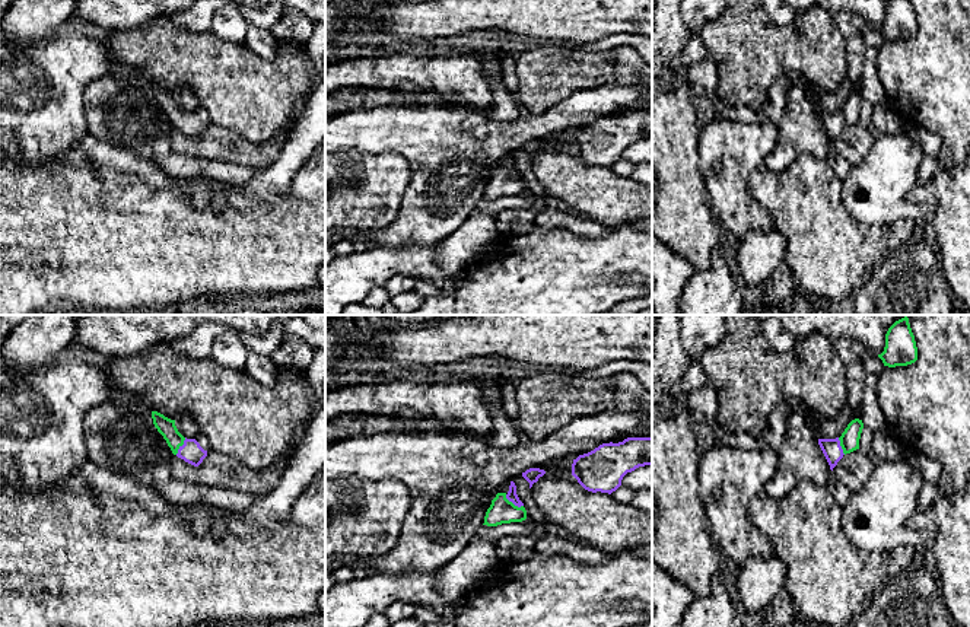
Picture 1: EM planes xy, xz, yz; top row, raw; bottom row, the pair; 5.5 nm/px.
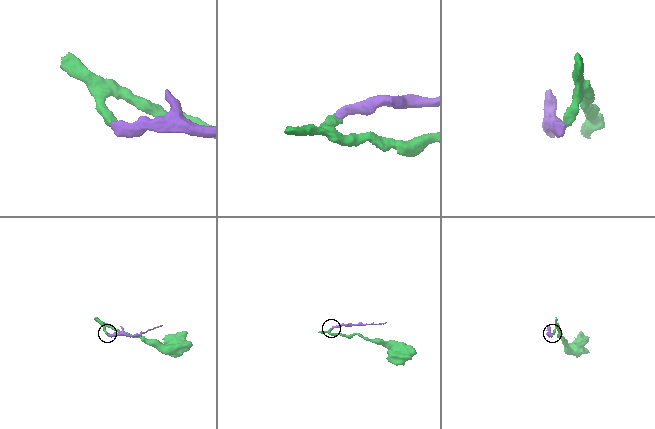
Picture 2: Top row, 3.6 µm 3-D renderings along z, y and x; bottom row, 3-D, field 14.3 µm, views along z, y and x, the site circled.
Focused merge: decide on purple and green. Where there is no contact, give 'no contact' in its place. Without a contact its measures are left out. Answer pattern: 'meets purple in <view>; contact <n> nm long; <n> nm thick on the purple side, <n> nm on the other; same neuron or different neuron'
meets purple in xz; contact 120 nm long; 60 nm thick on the purple side, 140 nm on the other; same neuron

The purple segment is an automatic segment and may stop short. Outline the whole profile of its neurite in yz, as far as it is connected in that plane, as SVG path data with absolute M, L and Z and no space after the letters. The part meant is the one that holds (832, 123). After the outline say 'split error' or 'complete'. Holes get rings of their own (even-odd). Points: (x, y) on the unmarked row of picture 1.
M855 92L847 98L840 111L818 112L818 118L831 144L846 127L859 122L862 102L864 102L862 93Z; split error

